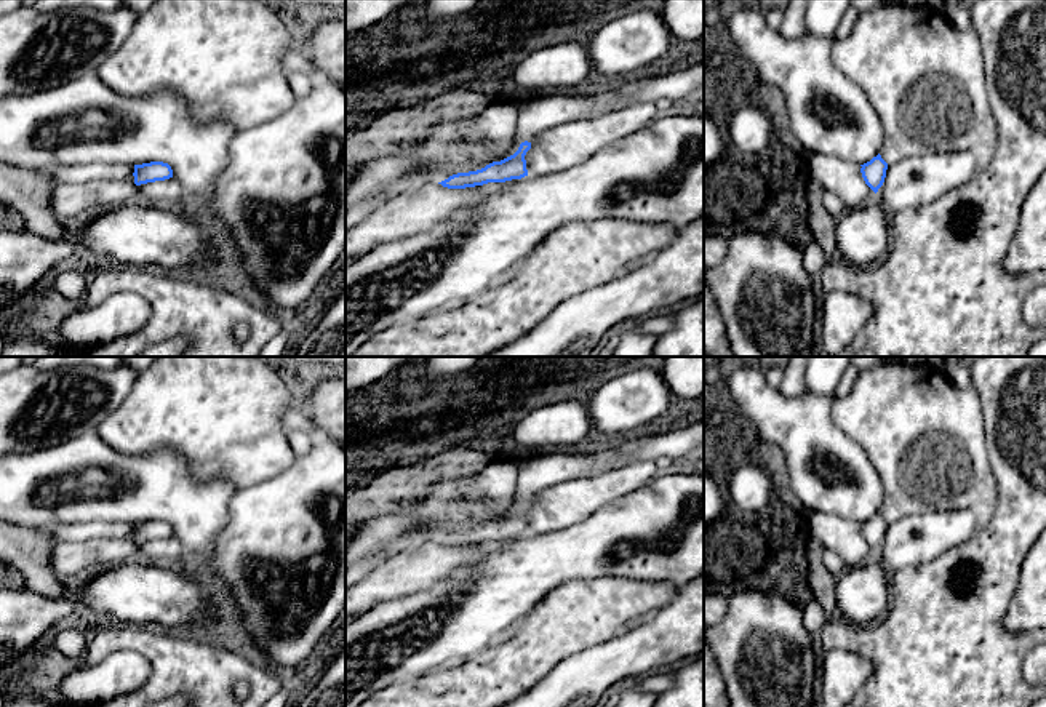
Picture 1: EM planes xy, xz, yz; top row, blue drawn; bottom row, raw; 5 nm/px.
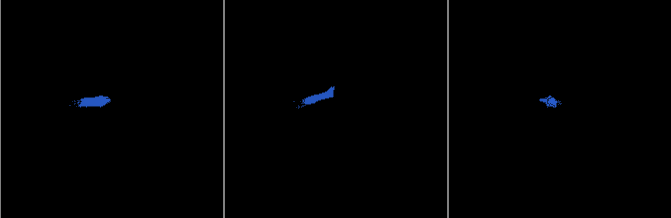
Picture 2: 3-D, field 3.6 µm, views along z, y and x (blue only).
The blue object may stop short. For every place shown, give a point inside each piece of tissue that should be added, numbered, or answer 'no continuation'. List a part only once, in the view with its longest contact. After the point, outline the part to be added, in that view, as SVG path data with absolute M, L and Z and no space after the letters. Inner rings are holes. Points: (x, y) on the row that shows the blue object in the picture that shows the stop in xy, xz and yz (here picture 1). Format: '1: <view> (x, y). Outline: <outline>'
1: xz (541, 114). Outline: M694 66L683 72L649 77L632 94L619 94L613 90L593 96L542 96L517 109L517 139L518 144L531 142L537 134L553 126L592 118L635 102L654 104L657 99L665 98L680 107L681 99L702 85L704 70Z

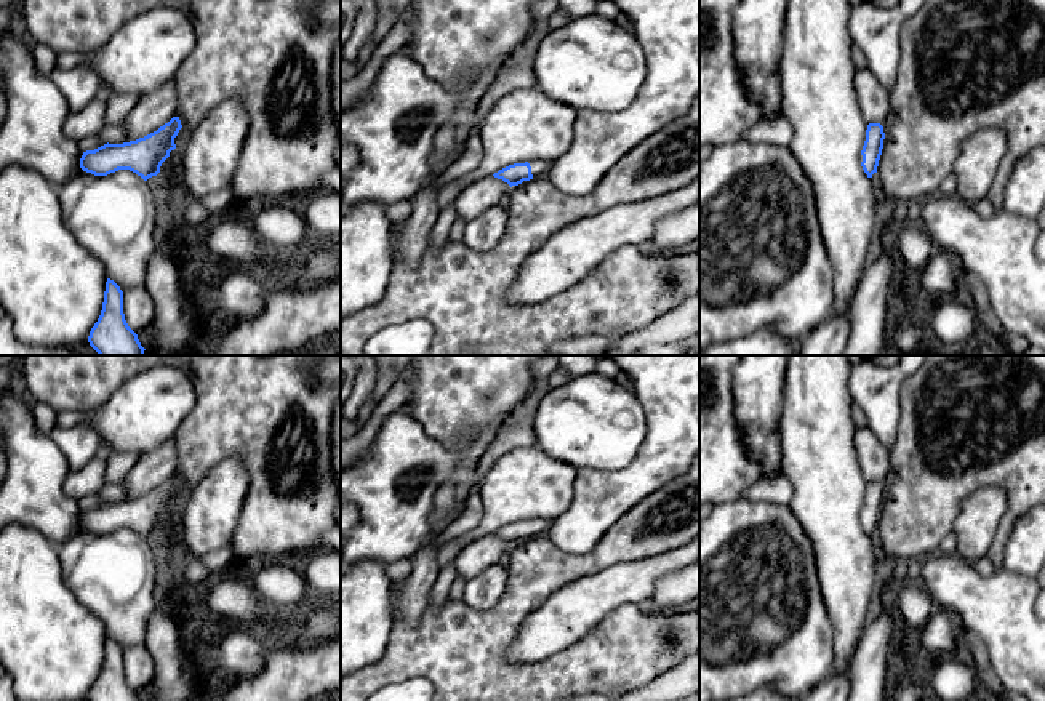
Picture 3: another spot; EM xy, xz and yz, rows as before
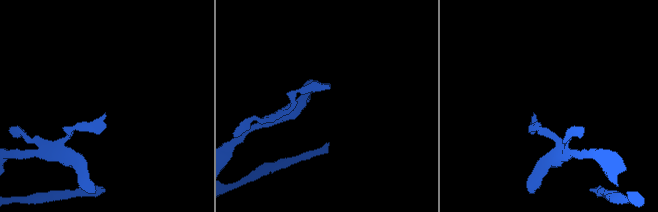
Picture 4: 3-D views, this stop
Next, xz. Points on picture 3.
1: xz (538, 167). Outline: M530 160L528 162L531 166L531 174L533 178L539 176L539 174L546 174L547 170L551 168L552 162L547 160Z

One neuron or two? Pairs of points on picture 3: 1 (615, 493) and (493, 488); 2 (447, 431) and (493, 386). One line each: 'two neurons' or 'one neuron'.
1: two neurons
2: one neuron

